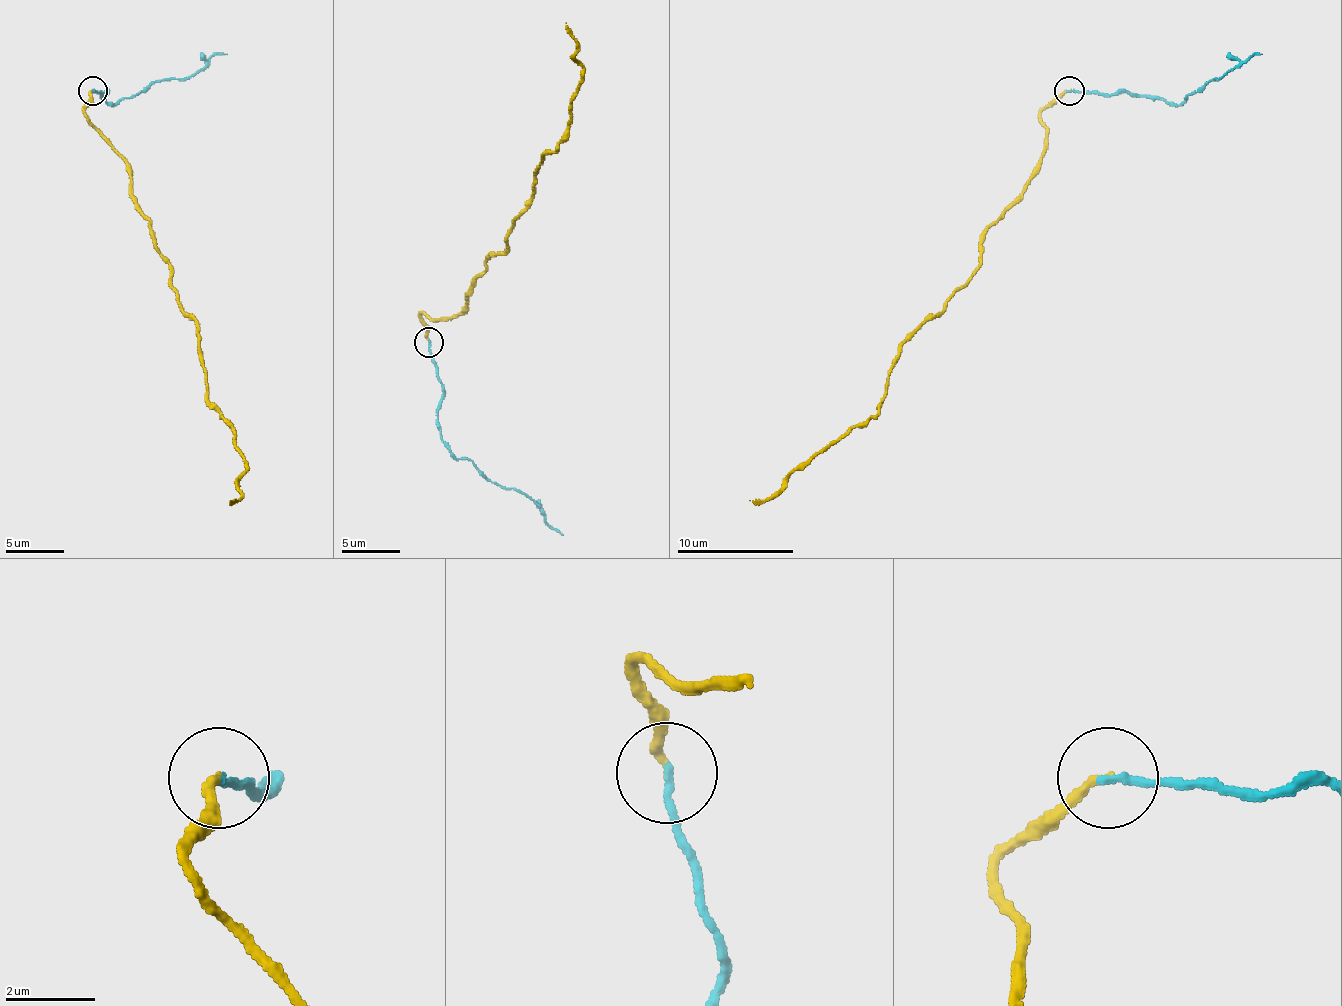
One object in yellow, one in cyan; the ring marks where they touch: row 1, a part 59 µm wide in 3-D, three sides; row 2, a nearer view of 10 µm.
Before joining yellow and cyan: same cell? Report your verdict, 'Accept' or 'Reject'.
Reject

